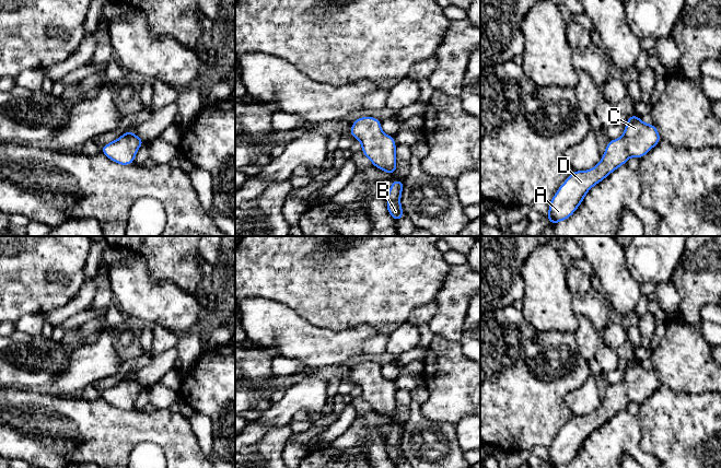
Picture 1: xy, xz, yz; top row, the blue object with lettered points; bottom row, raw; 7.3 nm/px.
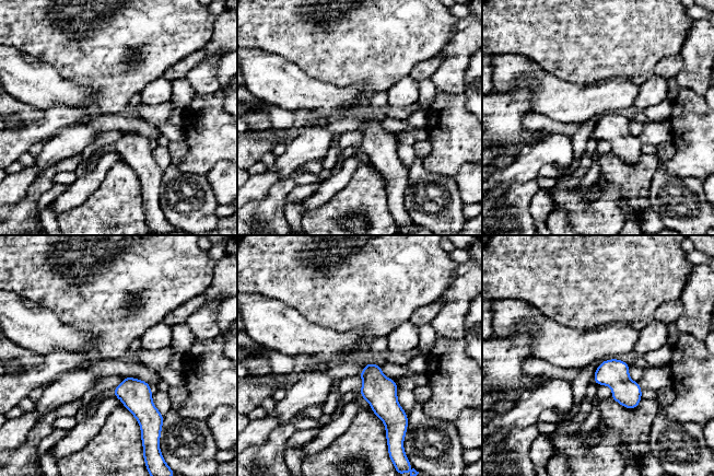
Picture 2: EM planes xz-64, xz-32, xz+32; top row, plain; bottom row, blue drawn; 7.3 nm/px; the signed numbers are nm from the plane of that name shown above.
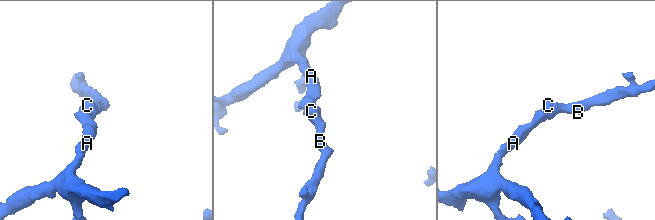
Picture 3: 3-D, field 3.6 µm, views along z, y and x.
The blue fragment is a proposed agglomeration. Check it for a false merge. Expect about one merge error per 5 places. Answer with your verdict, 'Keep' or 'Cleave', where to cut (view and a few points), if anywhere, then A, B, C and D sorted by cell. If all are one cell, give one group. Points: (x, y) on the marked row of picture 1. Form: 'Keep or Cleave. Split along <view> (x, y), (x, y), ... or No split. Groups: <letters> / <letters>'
Keep. No split. Groups: A B C D

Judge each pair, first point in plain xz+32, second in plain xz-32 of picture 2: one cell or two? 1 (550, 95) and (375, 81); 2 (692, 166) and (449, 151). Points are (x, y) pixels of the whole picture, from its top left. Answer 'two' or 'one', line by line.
1: two
2: one

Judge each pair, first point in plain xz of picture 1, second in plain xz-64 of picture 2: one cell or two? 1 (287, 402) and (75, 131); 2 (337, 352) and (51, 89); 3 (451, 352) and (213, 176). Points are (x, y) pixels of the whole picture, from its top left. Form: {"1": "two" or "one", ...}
{"1": "one", "2": "one", "3": "two"}

